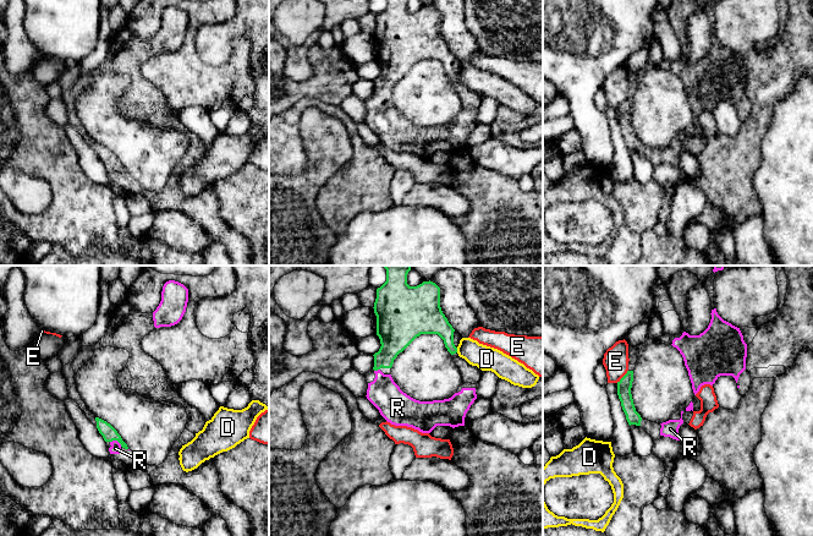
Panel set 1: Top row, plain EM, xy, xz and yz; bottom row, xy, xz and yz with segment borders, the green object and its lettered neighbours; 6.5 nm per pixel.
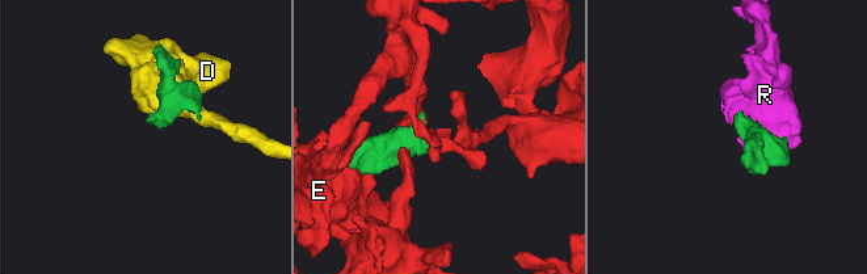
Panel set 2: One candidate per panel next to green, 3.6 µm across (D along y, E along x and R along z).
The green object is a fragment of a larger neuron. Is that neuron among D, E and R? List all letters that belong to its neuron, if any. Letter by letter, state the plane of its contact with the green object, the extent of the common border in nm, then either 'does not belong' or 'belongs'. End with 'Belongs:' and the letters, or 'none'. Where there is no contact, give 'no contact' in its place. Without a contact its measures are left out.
D: meets green in xz; contact 30 nm long; does not belong
E: meets green in yz; contact 120 nm long; does not belong
R: meets green in xy; contact 90 nm long; belongs
Belongs: R

